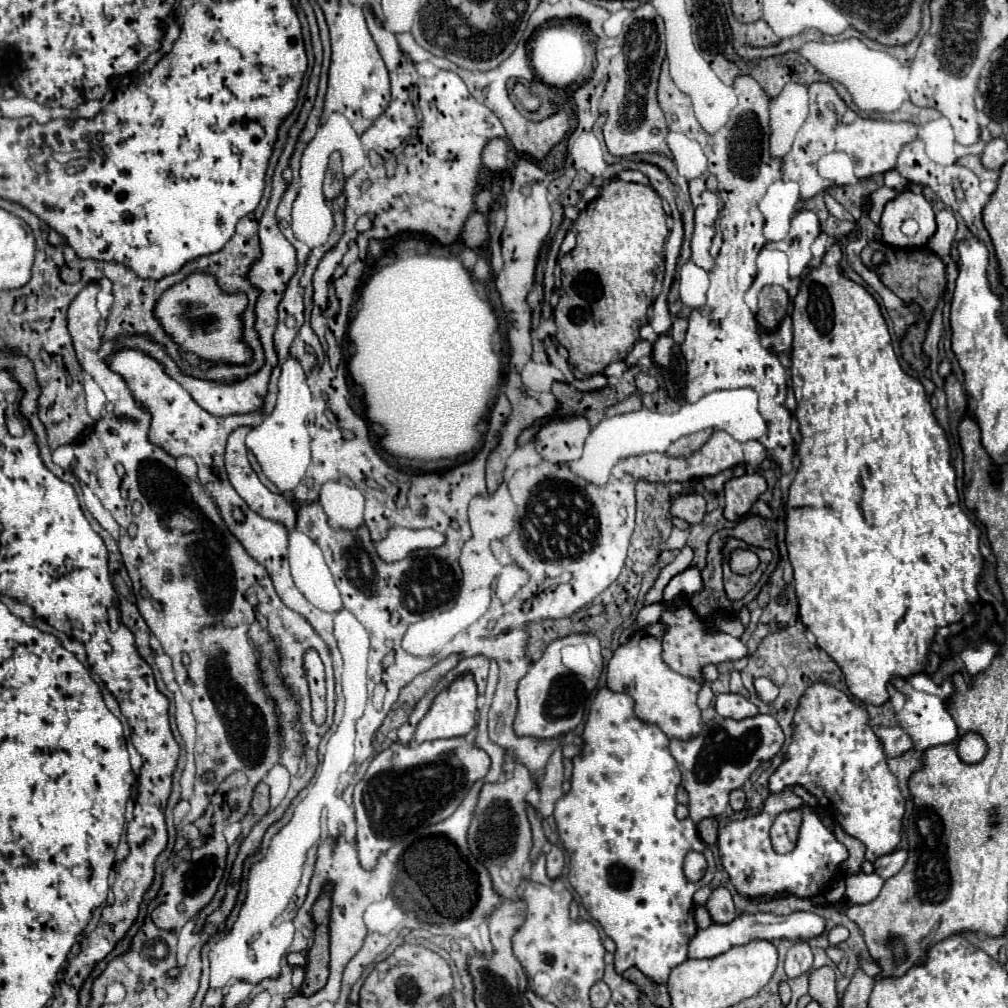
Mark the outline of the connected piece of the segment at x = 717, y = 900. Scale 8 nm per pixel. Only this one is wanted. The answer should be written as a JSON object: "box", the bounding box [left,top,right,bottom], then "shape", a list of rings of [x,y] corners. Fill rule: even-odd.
{"box":[706,888,736,924],"shape":[[[716,888],[712,890],[708,902],[706,902],[706,908],[712,916],[712,922],[714,924],[728,924],[736,918],[736,910],[734,910],[734,902],[732,902],[732,896],[726,888]]]}

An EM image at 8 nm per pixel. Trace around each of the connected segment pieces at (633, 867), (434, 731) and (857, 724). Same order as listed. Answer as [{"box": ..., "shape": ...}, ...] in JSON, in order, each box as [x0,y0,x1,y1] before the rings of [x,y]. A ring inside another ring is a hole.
[{"box":[554,688,716,984],"shape":[[[600,688],[592,702],[582,738],[584,754],[572,760],[572,790],[564,794],[554,808],[560,840],[570,854],[568,880],[580,894],[590,916],[596,918],[604,932],[616,942],[616,972],[622,974],[626,968],[636,966],[660,984],[668,980],[672,966],[678,966],[688,958],[688,942],[696,934],[692,896],[700,886],[712,882],[716,872],[714,856],[698,836],[696,824],[690,818],[678,820],[674,816],[680,770],[668,752],[670,740],[656,724],[646,724],[636,718],[634,700],[628,694]],[[690,850],[702,852],[708,862],[708,870],[698,884],[688,882],[682,872],[684,856]]]},{"box":[414,674,476,744],"shape":[[[464,674],[458,678],[454,684],[450,684],[446,690],[442,690],[430,708],[430,712],[422,718],[422,722],[416,728],[414,742],[422,744],[426,740],[438,740],[438,738],[456,738],[456,736],[466,736],[470,730],[476,726],[476,684],[472,674]]]},{"box":[770,684,904,862],"shape":[[[828,684],[810,686],[800,700],[800,708],[794,716],[794,740],[788,746],[786,762],[770,776],[770,792],[782,790],[784,786],[802,784],[812,792],[822,806],[828,806],[834,820],[854,838],[866,844],[866,860],[874,862],[878,856],[890,854],[902,838],[902,816],[904,816],[904,796],[900,794],[898,780],[886,764],[886,754],[868,724],[868,712],[856,706],[844,692]]]}]

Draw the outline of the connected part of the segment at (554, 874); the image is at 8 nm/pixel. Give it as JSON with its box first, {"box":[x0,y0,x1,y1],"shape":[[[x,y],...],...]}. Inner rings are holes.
{"box":[546,846,564,880],"shape":[[[552,846],[550,852],[546,854],[546,860],[548,860],[548,864],[546,864],[548,876],[550,876],[552,880],[558,878],[560,872],[562,872],[562,866],[564,866],[564,854],[562,854],[562,850],[560,850],[558,846]]]}

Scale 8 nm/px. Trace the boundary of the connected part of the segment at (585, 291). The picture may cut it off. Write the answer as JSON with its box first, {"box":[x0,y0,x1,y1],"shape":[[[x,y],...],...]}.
{"box":[554,178,668,376],"shape":[[[614,178],[600,194],[580,212],[574,222],[576,246],[570,258],[562,260],[562,286],[558,290],[560,302],[554,310],[556,340],[566,346],[570,354],[570,364],[576,372],[584,376],[602,374],[612,362],[624,360],[632,346],[640,340],[640,328],[648,322],[648,308],[652,306],[652,288],[656,282],[656,270],[662,260],[662,248],[668,234],[666,212],[662,208],[662,198],[644,184],[622,182]]]}

